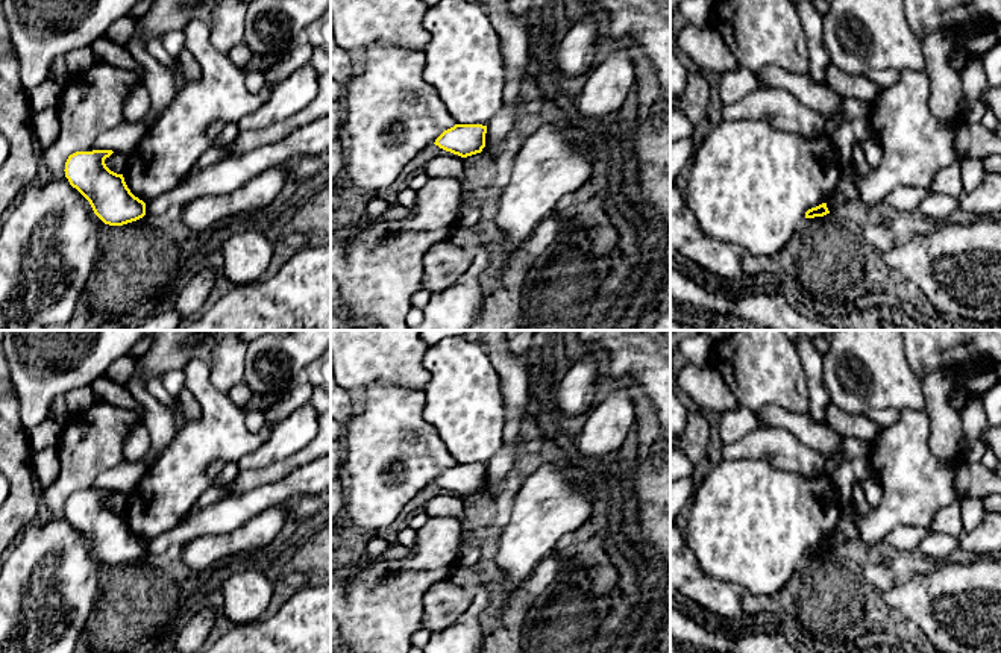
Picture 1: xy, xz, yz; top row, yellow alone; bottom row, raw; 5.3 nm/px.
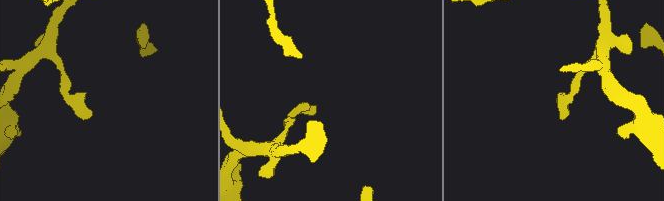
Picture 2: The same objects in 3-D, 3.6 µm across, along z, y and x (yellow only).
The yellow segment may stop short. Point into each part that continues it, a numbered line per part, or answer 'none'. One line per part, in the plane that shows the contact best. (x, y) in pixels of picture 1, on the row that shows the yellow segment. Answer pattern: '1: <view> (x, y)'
none

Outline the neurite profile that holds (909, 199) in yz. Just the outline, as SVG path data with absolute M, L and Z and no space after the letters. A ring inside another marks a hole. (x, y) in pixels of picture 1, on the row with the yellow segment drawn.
M905 188L901 192L890 194L884 203L898 211L916 211L922 198L931 195L930 188Z

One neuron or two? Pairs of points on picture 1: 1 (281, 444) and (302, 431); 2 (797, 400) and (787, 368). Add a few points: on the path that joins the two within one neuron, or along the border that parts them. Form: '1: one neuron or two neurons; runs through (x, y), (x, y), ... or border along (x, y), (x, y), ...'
1: one neuron; runs through (285, 440), (298, 431)
2: one neuron; runs through (790, 393), (787, 376)

